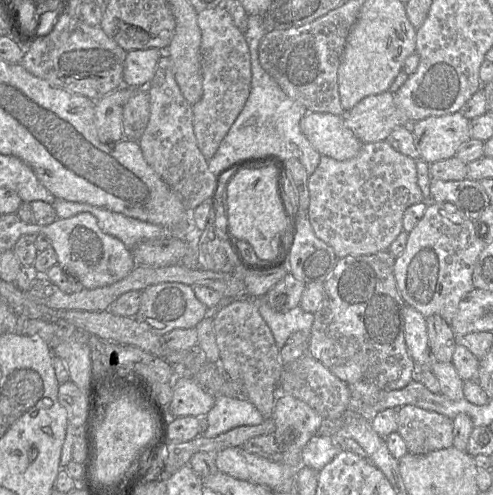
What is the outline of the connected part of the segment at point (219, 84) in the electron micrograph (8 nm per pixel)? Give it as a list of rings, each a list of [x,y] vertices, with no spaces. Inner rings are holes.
[[[223,6],[202,10],[198,12],[197,19],[201,31],[200,63],[203,95],[200,101],[193,105],[193,128],[198,148],[208,161],[218,150],[250,95],[250,52],[244,33],[235,26],[230,14]]]

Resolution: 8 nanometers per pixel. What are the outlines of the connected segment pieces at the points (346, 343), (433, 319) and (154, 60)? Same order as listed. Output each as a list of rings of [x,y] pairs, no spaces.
[[[388,250],[361,256],[346,256],[323,283],[324,297],[309,335],[309,354],[321,362],[347,386],[359,381],[374,384],[384,392],[400,390],[412,381],[414,361],[405,342],[404,311],[406,303],[398,290],[394,257]]]
[[[439,315],[426,317],[426,324],[432,357],[439,362],[452,362],[457,344],[456,335],[451,327]]]
[[[157,48],[127,52],[123,67],[123,84],[132,89],[147,88],[153,79],[162,52]]]

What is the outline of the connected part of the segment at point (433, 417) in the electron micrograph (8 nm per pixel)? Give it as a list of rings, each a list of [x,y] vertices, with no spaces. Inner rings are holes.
[[[405,405],[397,409],[397,423],[397,433],[403,438],[410,454],[423,455],[453,445],[453,419],[437,412]]]

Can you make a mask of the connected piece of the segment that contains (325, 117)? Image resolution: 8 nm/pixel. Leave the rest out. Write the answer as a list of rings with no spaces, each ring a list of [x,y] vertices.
[[[308,112],[302,118],[300,128],[321,155],[339,161],[355,157],[363,145],[346,126],[343,115]]]

